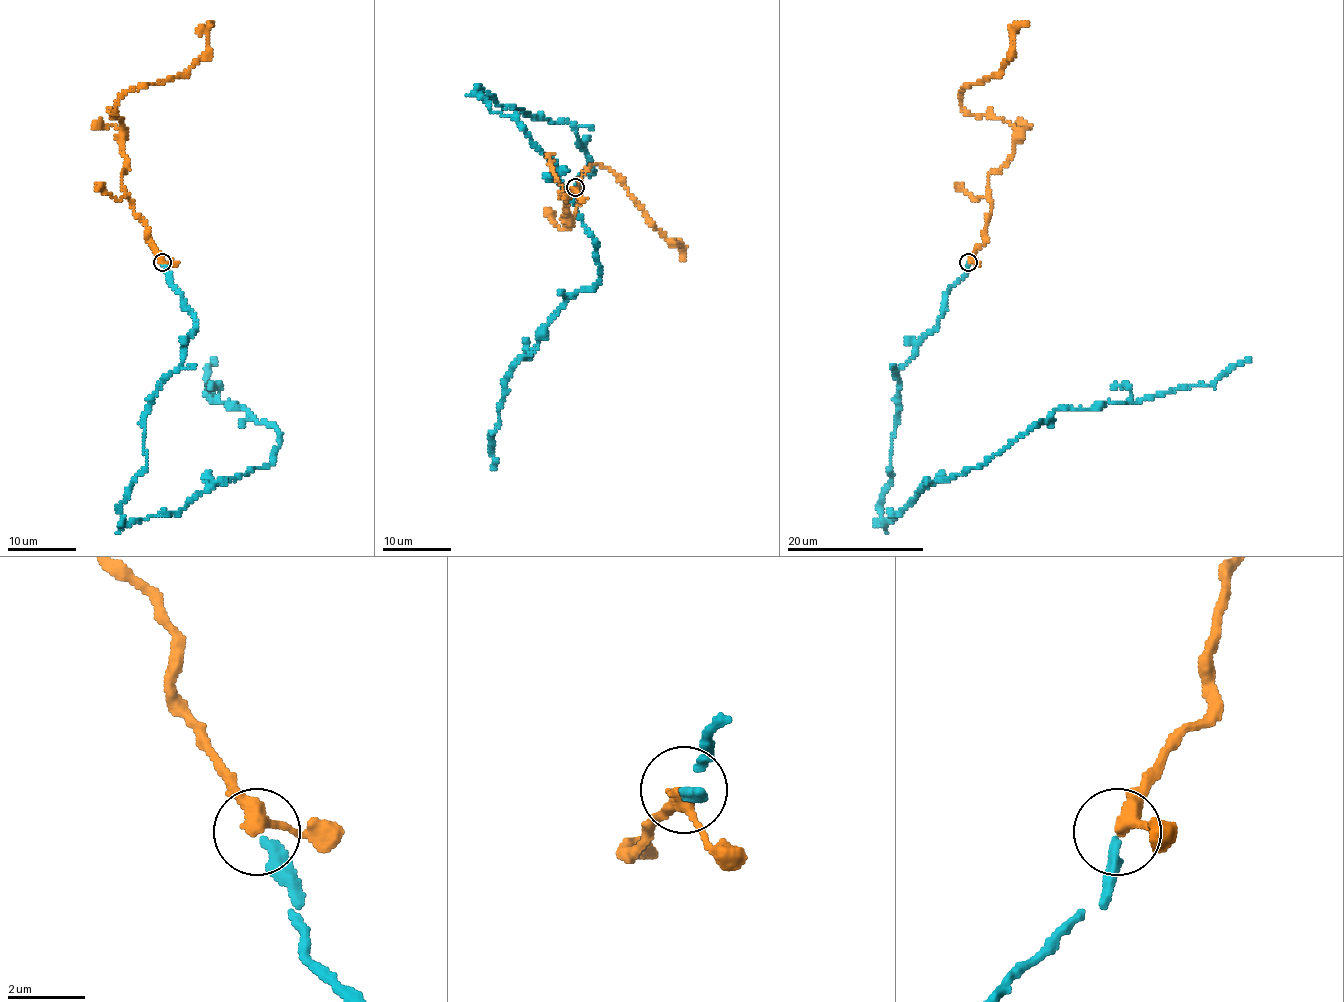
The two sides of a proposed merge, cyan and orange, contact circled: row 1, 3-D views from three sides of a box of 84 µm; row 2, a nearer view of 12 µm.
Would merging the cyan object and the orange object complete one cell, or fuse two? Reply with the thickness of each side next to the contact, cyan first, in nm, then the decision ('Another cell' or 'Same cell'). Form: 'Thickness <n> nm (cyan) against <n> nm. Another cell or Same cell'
Thickness 300 nm (cyan) against 320 nm. Same cell

